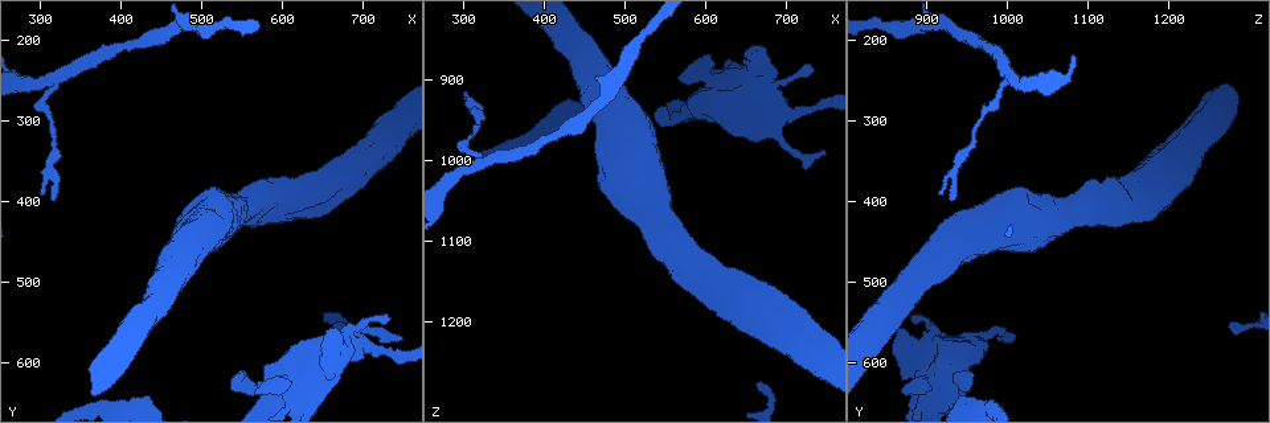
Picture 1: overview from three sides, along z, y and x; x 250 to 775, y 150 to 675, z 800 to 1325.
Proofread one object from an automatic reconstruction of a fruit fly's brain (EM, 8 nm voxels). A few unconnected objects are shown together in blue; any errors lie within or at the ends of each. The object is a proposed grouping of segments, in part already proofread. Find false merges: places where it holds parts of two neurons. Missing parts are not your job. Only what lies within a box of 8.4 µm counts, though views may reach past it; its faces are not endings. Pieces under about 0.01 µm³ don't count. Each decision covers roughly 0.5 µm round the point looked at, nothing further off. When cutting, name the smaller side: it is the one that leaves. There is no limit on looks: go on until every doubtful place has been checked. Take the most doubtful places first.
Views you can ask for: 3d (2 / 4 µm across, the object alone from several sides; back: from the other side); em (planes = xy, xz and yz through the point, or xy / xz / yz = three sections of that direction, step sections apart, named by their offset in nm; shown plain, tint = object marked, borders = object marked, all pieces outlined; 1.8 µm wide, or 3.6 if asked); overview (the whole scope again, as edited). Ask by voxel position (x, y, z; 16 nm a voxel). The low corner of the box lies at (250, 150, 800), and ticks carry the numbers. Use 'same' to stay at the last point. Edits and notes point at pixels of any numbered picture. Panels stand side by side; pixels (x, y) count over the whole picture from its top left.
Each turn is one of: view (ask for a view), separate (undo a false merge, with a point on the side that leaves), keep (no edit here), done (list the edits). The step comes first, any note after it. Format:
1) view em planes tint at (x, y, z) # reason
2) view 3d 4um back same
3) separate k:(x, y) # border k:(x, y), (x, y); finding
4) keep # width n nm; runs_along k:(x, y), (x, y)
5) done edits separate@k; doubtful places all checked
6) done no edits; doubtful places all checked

view 3d 4um at (575, 635, 940) # abrupt turn

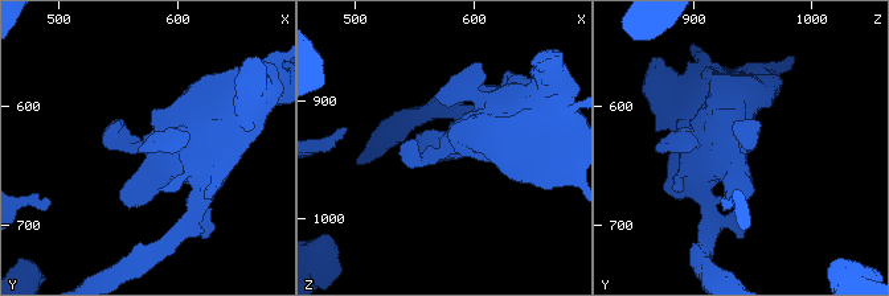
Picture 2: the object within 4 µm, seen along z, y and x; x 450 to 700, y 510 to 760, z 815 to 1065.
view em 3.6um xz step 4 tint at (576, 636, 938)

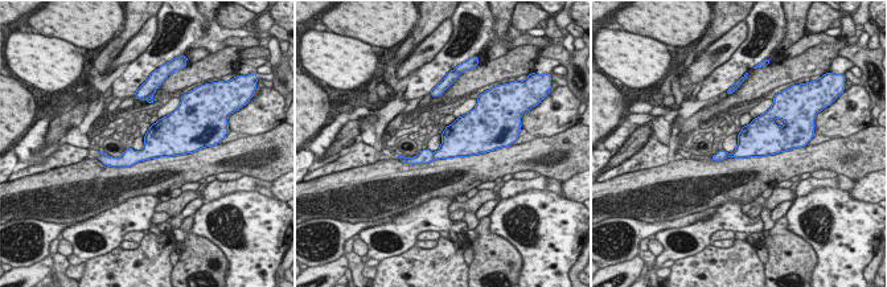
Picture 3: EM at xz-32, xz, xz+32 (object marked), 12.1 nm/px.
view em 3.6um planes borders same

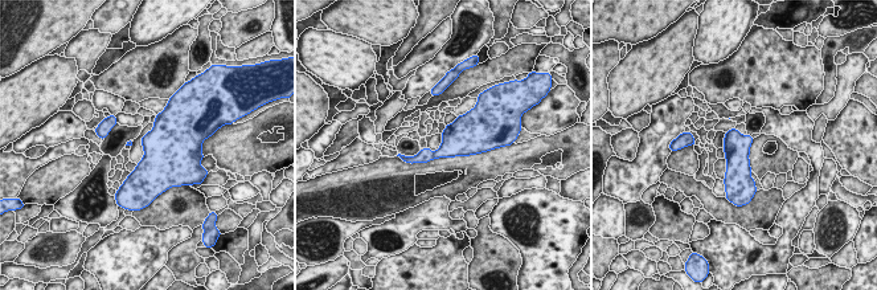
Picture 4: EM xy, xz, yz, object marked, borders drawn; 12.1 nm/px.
keep # width 320 nm; all the same neuron

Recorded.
view em 3.6um planes plain at (315, 250, 1000) # two arms in line, one across

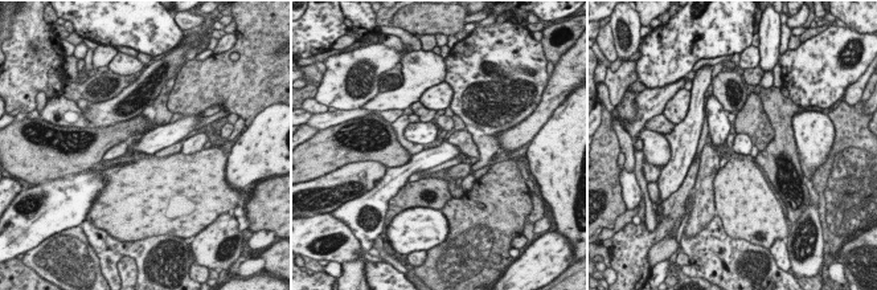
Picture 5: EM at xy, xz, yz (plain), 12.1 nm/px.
view em 3.6um planes tint same # with the object marked

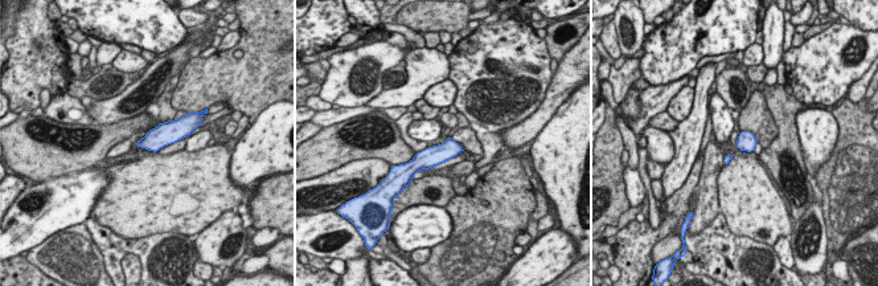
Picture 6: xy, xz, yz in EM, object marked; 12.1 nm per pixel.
keep # runs_along 6:(456, 147), (411, 166); one neuron here

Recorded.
view 3d 4um at (685, 570, 960)

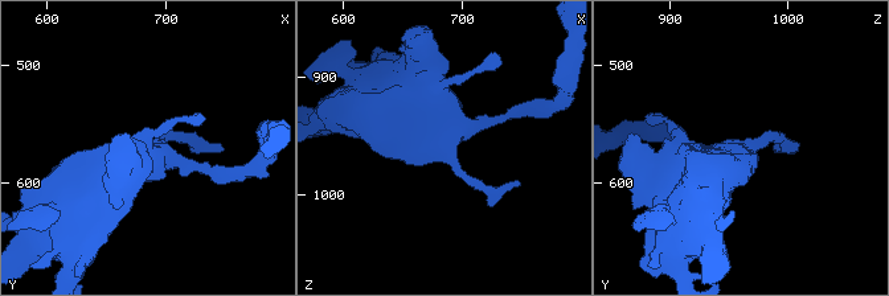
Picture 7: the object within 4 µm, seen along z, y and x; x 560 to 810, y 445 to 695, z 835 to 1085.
view em xy step 16 tint at (688, 572, 958) # arms 3; arm_widths 160, 190, 600 nm; need the tissue

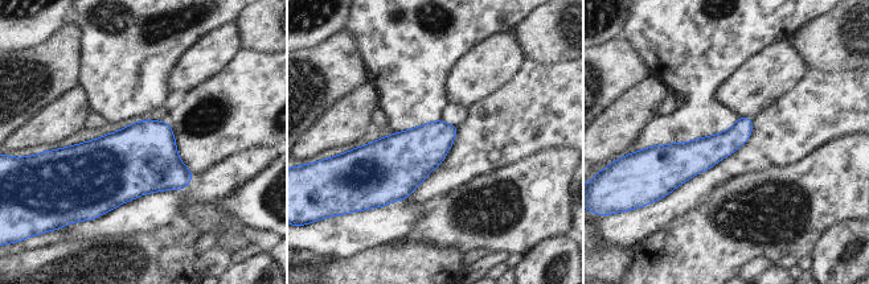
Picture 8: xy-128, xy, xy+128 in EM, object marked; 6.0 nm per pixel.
view em planes tint same # cut it another way

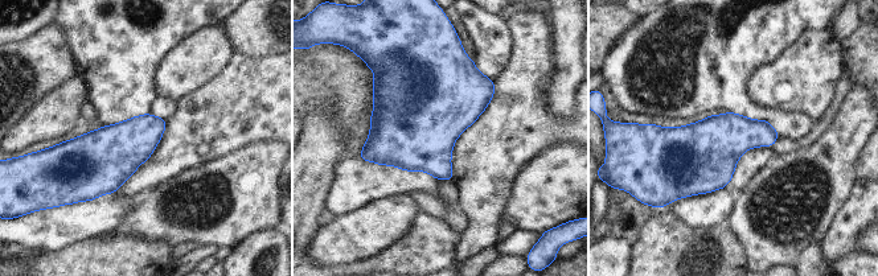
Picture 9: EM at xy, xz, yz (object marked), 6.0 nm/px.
keep # width 300 nm; one neuron here

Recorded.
done no edits; doubtful places all checked

